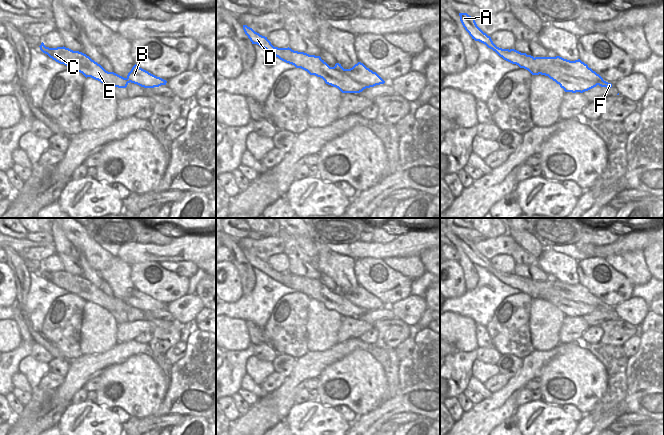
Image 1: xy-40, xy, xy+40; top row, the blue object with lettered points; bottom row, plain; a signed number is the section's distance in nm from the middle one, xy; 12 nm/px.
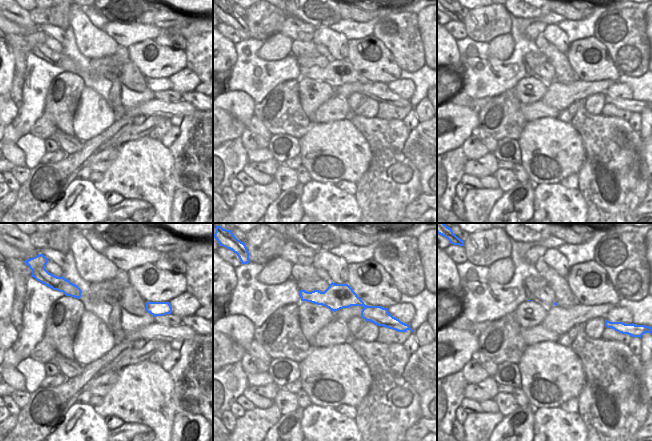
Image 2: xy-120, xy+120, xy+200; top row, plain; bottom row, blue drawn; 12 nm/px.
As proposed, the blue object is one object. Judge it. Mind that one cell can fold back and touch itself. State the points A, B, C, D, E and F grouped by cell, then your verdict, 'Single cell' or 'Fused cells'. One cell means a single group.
Groups: A D E / B C F. Fused cells

